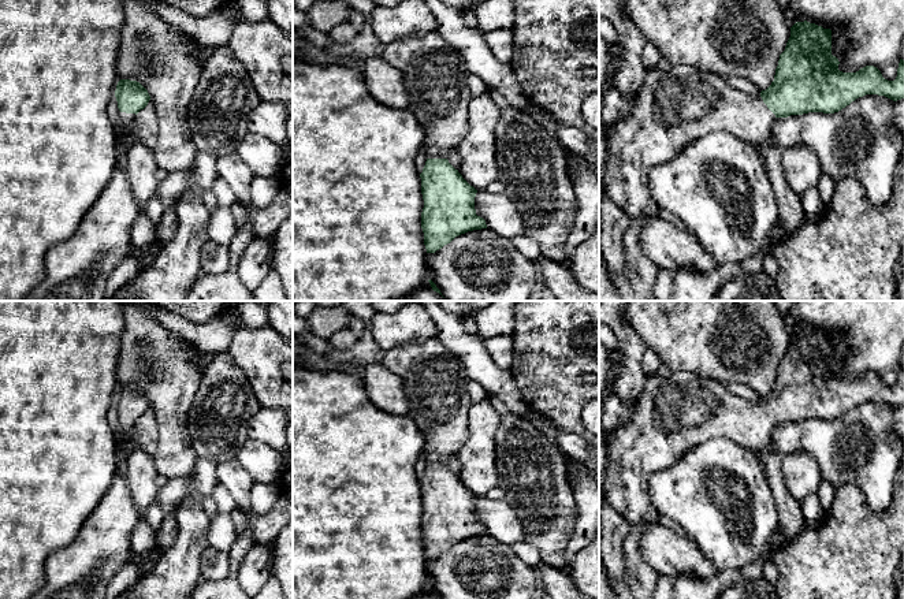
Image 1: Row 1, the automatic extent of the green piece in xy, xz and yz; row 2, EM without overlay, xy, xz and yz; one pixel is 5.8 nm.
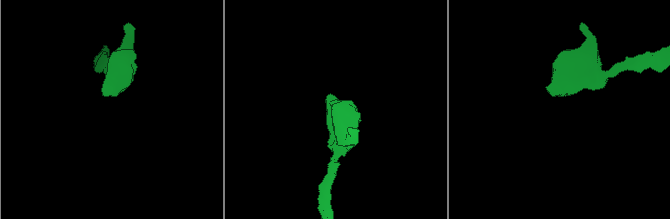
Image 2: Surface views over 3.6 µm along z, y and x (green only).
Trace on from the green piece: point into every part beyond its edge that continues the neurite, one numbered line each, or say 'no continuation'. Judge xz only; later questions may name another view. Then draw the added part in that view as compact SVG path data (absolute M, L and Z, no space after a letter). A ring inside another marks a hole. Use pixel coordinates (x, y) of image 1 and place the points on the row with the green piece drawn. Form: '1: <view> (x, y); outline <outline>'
1: xz (435, 74); outline M438 31L421 38L401 38L387 44L380 56L397 67L405 81L409 111L424 129L427 159L446 159L454 152L469 130L468 105L472 98L468 88L469 70L461 52Z

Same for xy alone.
1: xy (126, 119); outline M120 112L119 118L120 118L120 127L122 127L122 138L124 142L127 142L130 126L135 120L135 114Z

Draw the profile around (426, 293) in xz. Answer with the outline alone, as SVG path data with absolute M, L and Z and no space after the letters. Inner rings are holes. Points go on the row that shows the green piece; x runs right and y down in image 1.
M429 282L412 291L408 298L412 301L447 301L439 293L432 290Z

